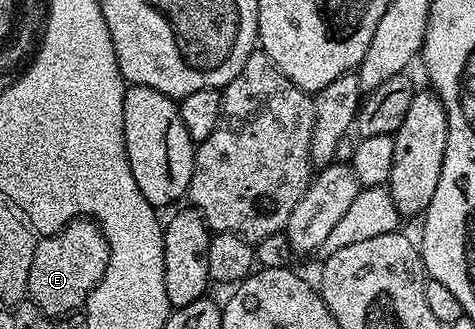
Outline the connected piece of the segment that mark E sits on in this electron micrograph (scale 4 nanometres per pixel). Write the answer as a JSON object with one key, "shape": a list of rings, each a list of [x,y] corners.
{"shape":[[[78,211],[71,214],[65,227],[53,234],[52,239],[35,249],[30,263],[30,288],[34,288],[34,296],[38,296],[38,304],[42,308],[50,308],[50,312],[86,312],[84,306],[92,290],[99,286],[106,275],[106,267],[111,260],[110,231],[102,224],[101,214],[91,211]]]}

